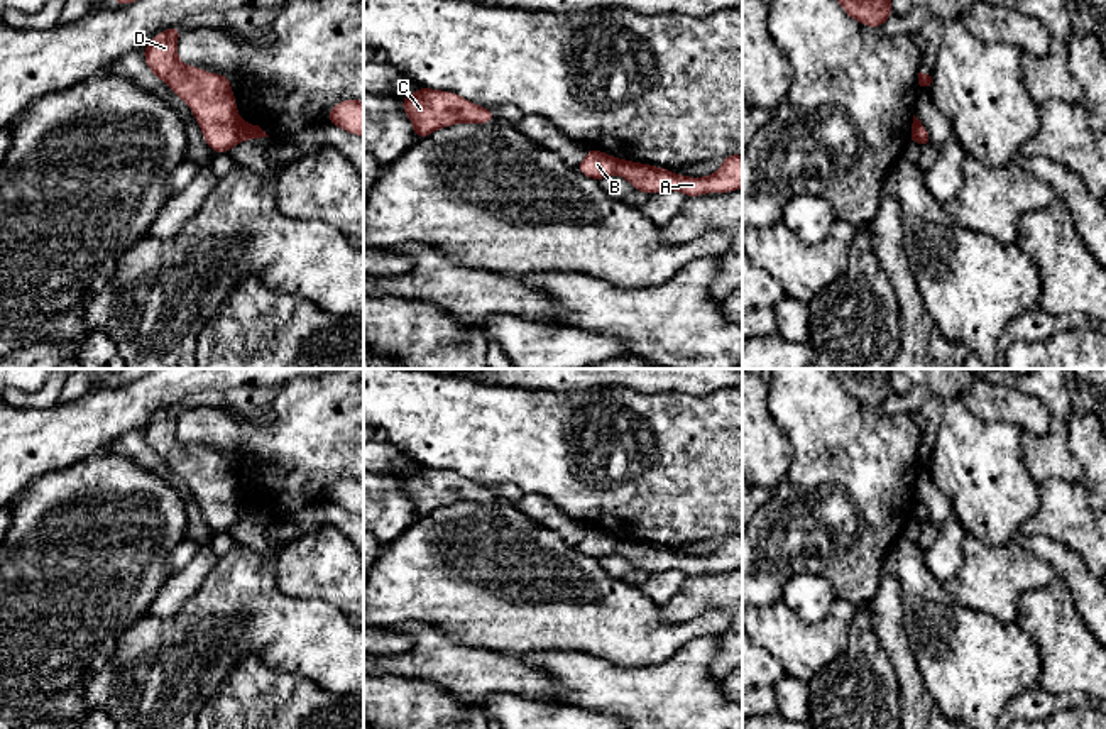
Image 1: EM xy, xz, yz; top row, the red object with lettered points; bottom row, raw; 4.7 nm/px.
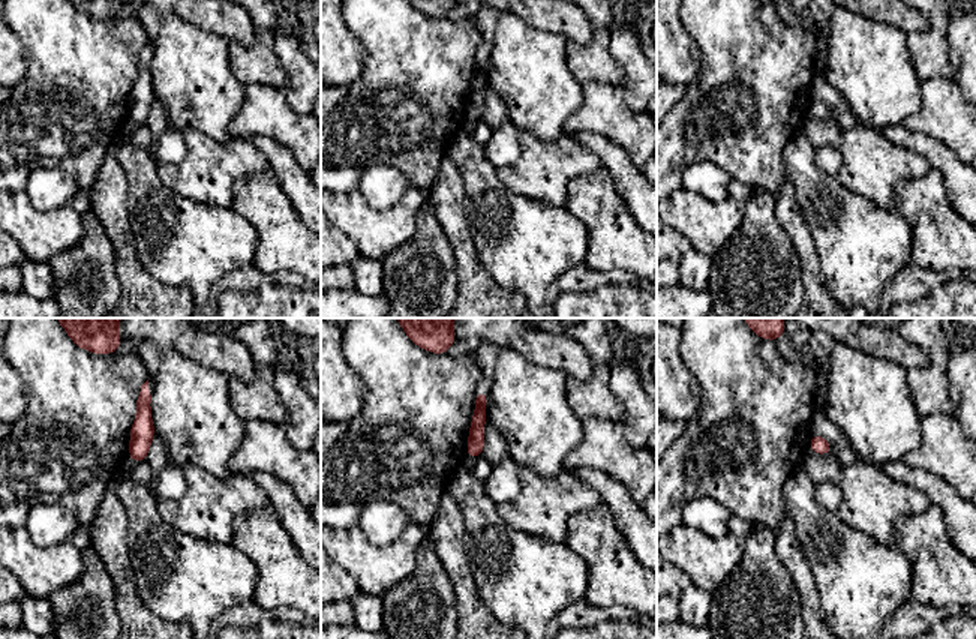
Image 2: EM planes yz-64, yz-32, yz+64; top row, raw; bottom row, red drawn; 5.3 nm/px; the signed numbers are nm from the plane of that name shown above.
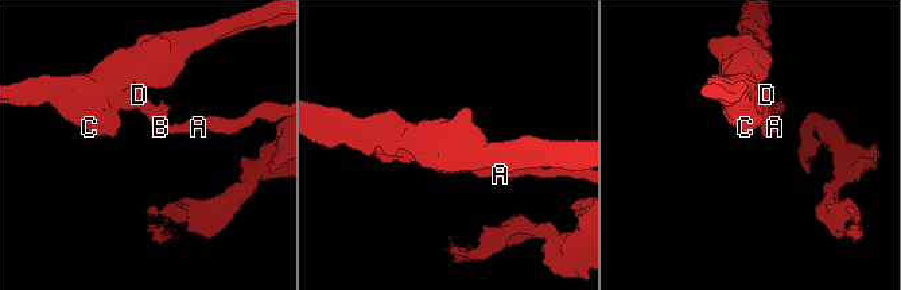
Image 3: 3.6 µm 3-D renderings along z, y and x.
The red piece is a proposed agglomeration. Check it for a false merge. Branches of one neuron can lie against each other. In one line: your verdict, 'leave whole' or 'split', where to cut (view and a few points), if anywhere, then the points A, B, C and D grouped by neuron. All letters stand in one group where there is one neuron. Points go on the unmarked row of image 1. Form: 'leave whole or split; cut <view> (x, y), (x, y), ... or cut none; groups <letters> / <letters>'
split; cut xy (240, 499), (239, 518); groups A / B C D

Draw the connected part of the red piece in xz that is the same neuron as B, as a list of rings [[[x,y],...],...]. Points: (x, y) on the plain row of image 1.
[[[590,526],[583,540],[575,546],[580,553],[585,553],[595,560],[600,560],[616,551],[617,538],[604,533],[599,528]]]

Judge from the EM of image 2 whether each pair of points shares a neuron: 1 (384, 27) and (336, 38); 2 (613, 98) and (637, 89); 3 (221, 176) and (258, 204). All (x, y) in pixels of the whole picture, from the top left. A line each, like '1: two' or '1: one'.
1: two
2: two
3: two

